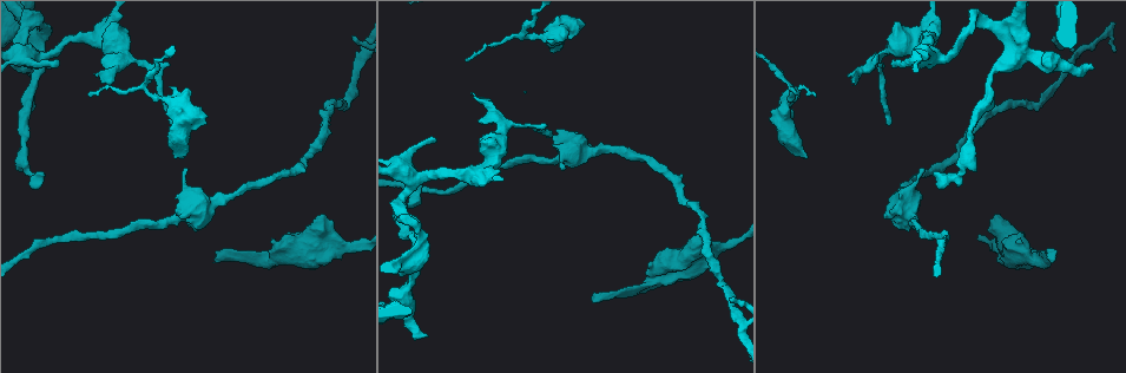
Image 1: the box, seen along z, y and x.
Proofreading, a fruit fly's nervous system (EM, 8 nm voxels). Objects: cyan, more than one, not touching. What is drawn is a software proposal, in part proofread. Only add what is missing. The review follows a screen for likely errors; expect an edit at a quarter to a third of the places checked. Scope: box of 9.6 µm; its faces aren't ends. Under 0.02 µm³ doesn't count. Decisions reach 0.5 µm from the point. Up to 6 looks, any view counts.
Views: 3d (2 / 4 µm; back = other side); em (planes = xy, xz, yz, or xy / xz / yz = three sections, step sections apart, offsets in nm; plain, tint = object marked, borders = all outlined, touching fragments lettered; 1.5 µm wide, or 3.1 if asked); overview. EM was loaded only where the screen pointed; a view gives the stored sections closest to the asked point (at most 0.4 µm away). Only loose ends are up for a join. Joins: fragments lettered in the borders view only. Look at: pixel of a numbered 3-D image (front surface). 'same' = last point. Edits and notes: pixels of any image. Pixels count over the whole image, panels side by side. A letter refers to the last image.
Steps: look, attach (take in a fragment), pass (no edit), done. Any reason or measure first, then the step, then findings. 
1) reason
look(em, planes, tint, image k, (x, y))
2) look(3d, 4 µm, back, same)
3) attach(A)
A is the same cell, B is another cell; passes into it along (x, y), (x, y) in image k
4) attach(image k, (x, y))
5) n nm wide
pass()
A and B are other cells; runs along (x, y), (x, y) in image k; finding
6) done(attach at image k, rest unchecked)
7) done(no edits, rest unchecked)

thin end
look(3d, 4 µm, image 1, (595, 296))

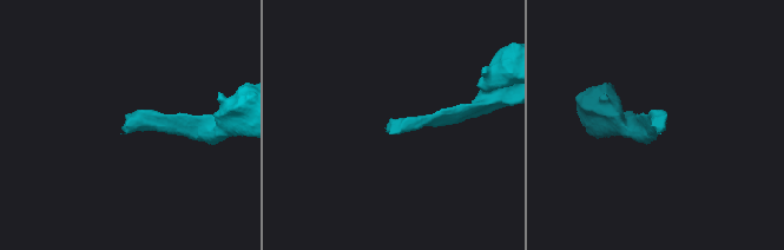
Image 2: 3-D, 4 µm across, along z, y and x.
look(em, planes, borders, image 2, (389, 123))

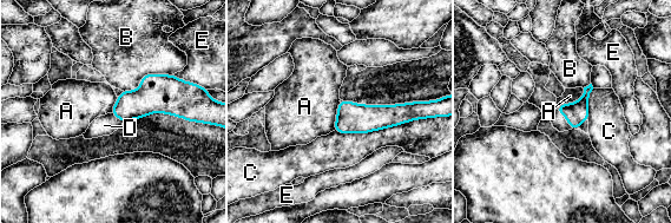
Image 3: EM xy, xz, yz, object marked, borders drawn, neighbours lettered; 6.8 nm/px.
attach(D)
D is the same cell, A, B, C and E are other cells; passes into it along (576, 113), (566, 118), (559, 122) in image 3; the neuron continues

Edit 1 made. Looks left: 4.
look(overview)

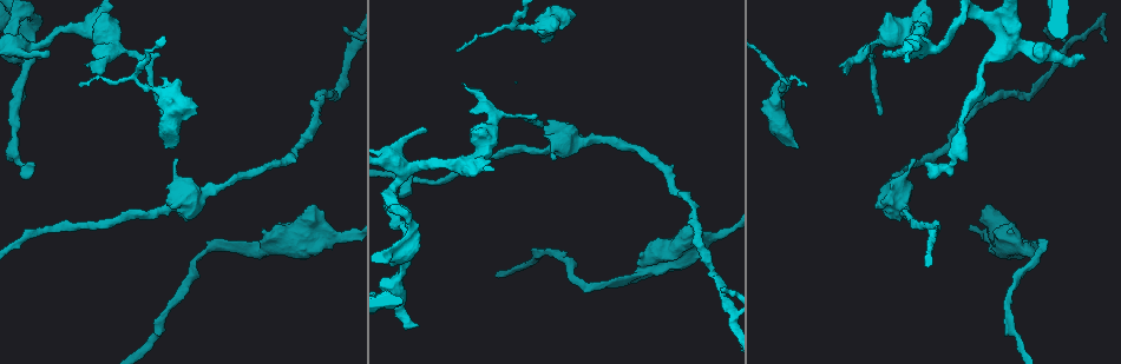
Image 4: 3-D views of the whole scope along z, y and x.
branch stops here
look(3d, 2 µm, image 4, (542, 41))

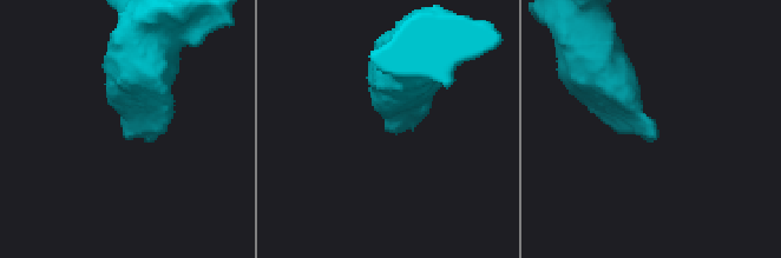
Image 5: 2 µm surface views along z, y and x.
now the EM
look(em, planes, borders, image 5, (123, 136))

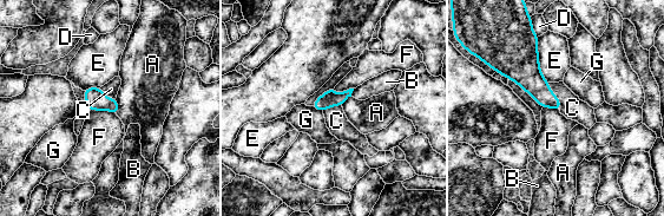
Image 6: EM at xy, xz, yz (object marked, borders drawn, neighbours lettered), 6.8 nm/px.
E touches over 320 nm
attach(C)
C is the same cell, A, B, D, E, F and G are other cells; passes into it along (527, 74), (556, 97), (572, 108) in image 6; it goes on there

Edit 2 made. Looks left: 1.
free end
look(em, planes, borders, image 4, (38, 59))

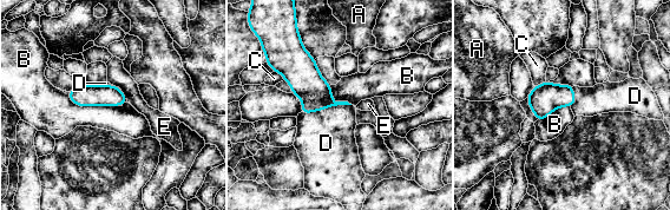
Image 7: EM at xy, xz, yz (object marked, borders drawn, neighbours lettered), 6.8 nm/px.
attach(D)
D is the same cell, A, B, C and E are other cells; it goes on there

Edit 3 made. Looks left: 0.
done(attach at image 3, attach at image 6, attach at image 7, rest unchecked)

